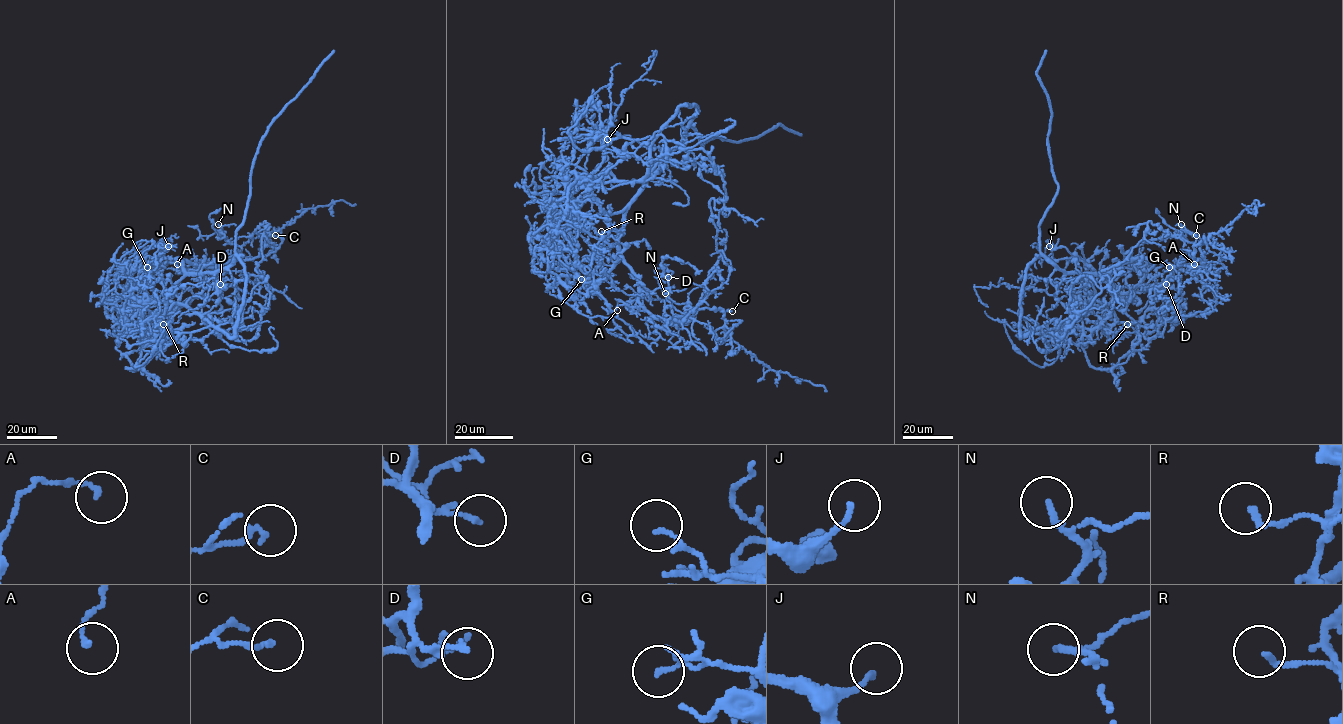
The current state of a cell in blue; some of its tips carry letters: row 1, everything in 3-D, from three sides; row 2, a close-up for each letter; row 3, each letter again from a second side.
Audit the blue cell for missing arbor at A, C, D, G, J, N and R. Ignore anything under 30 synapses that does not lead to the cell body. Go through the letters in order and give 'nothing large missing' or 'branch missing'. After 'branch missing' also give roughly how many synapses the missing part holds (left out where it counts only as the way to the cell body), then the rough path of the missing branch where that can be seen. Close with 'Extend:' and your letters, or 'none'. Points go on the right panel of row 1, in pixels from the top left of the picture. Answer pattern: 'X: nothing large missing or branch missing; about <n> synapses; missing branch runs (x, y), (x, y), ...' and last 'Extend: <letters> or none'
A: nothing large missing
C: nothing large missing
D: nothing large missing
G: nothing large missing
J: nothing large missing
N: nothing large missing
R: nothing large missing
Extend: none

